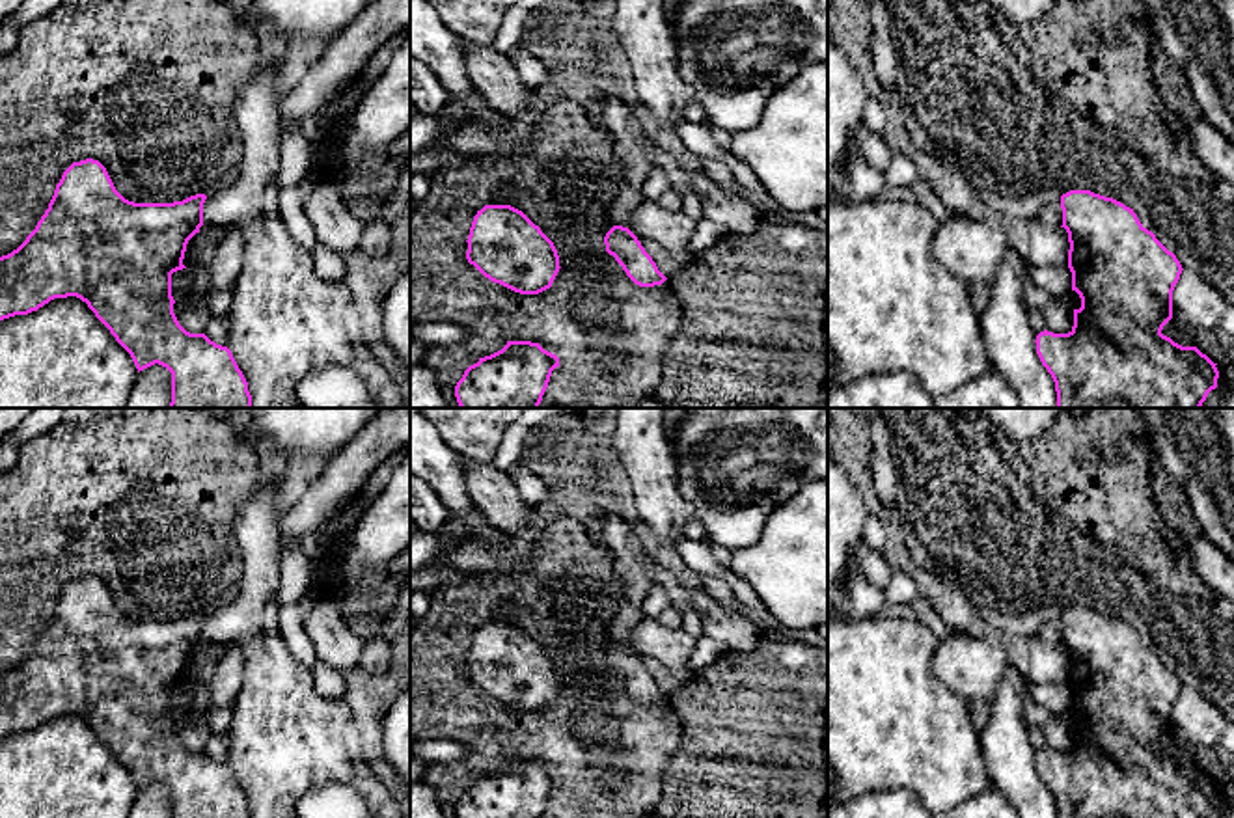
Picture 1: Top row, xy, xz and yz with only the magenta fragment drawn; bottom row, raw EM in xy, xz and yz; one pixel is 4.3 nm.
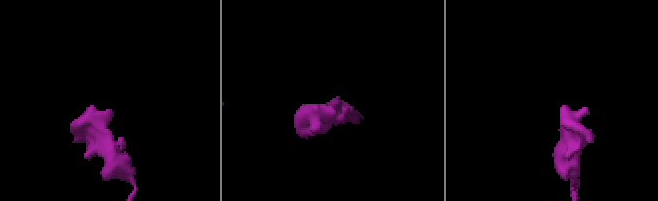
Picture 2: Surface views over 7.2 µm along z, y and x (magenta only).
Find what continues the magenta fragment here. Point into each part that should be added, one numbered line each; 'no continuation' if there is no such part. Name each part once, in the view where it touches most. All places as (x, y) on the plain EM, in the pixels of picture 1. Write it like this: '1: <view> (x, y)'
no continuation

